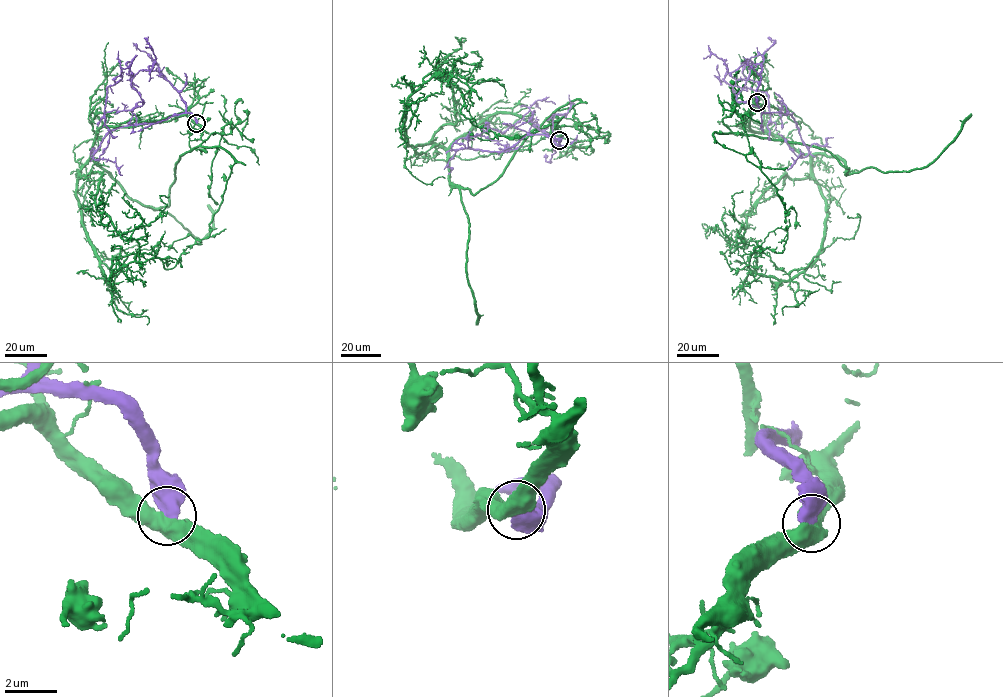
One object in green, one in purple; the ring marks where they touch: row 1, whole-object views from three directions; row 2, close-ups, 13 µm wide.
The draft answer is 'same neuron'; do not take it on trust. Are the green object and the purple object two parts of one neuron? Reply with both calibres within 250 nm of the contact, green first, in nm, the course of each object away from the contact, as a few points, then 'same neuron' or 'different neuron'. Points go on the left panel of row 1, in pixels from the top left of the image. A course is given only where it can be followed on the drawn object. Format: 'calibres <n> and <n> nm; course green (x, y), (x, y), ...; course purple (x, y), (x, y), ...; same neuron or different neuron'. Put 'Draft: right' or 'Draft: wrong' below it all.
calibres 550 and 550 nm; course green (196, 123), (101, 127), (92, 150), (161, 208), (181, 155), (231, 155), (210, 233), (177, 251); course purple (196, 123), (163, 75), (141, 70), (130, 81), (120, 80), (107, 87), (104, 123), (117, 136); different neuron
Draft: wrong

